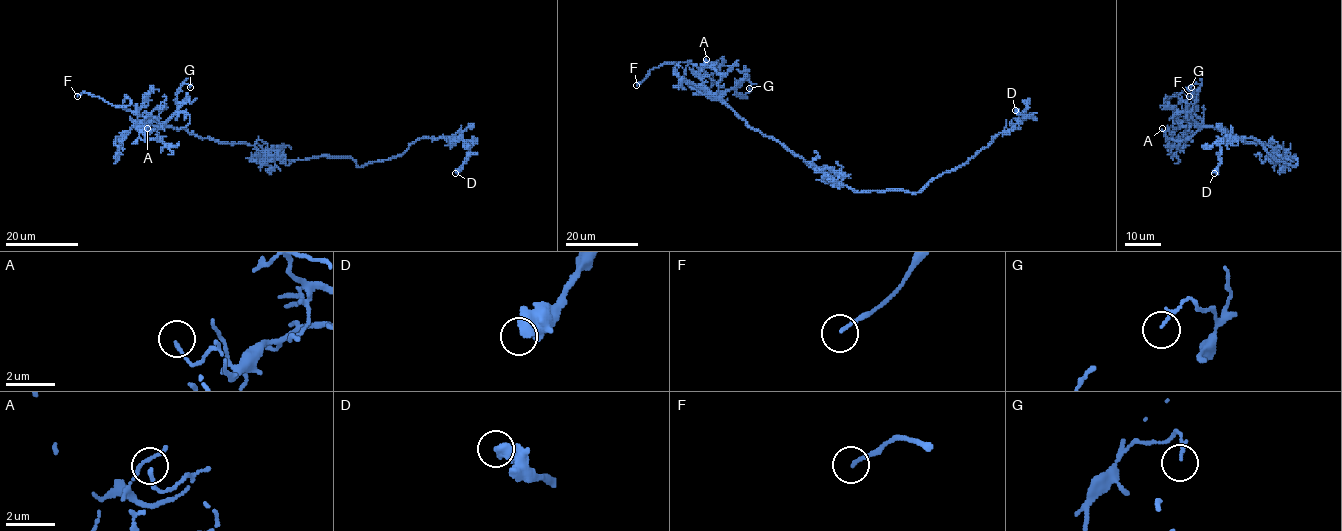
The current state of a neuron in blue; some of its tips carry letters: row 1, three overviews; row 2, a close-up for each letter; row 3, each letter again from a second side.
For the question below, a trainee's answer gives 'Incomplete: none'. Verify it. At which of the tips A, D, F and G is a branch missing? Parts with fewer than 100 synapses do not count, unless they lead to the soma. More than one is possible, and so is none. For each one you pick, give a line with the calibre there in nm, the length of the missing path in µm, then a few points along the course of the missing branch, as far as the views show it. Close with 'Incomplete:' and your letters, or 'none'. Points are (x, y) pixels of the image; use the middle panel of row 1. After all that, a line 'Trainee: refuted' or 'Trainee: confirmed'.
F: calibre 130 nm; missing 3 µm
Incomplete: F
Trainee: refuted

